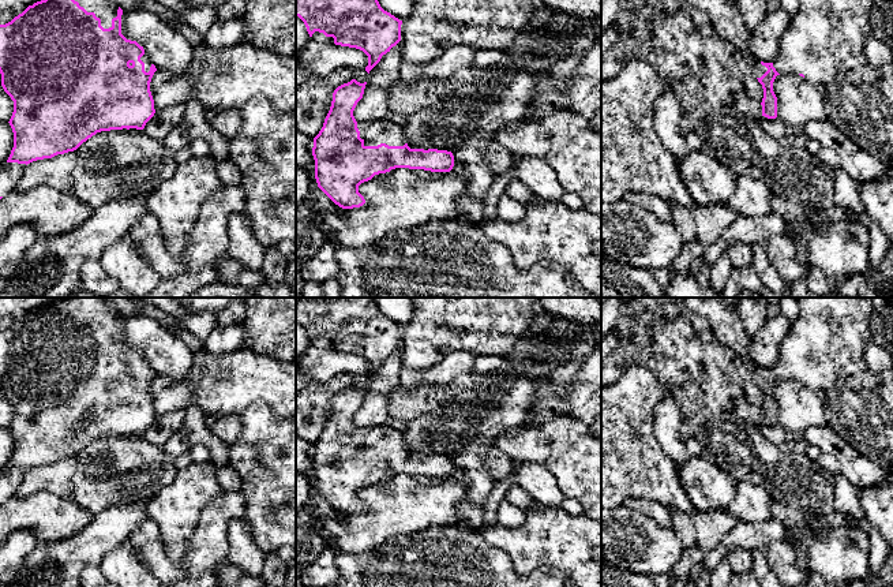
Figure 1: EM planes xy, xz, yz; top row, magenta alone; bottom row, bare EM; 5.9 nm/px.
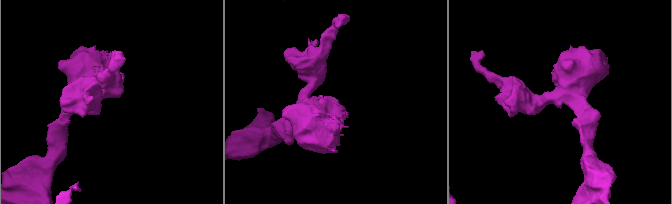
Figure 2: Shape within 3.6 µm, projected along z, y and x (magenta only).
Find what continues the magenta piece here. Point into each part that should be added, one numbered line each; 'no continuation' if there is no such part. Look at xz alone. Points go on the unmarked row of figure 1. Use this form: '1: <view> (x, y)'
1: xz (376, 438)

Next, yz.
1: yz (760, 376)

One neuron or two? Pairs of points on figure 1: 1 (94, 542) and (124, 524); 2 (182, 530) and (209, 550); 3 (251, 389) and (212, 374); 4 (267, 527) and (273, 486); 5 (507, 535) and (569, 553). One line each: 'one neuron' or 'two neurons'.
1: one neuron
2: two neurons
3: one neuron
4: one neuron
5: one neuron

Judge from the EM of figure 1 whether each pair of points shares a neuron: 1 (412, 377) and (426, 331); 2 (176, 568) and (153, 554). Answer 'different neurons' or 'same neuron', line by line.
1: different neurons
2: same neuron

